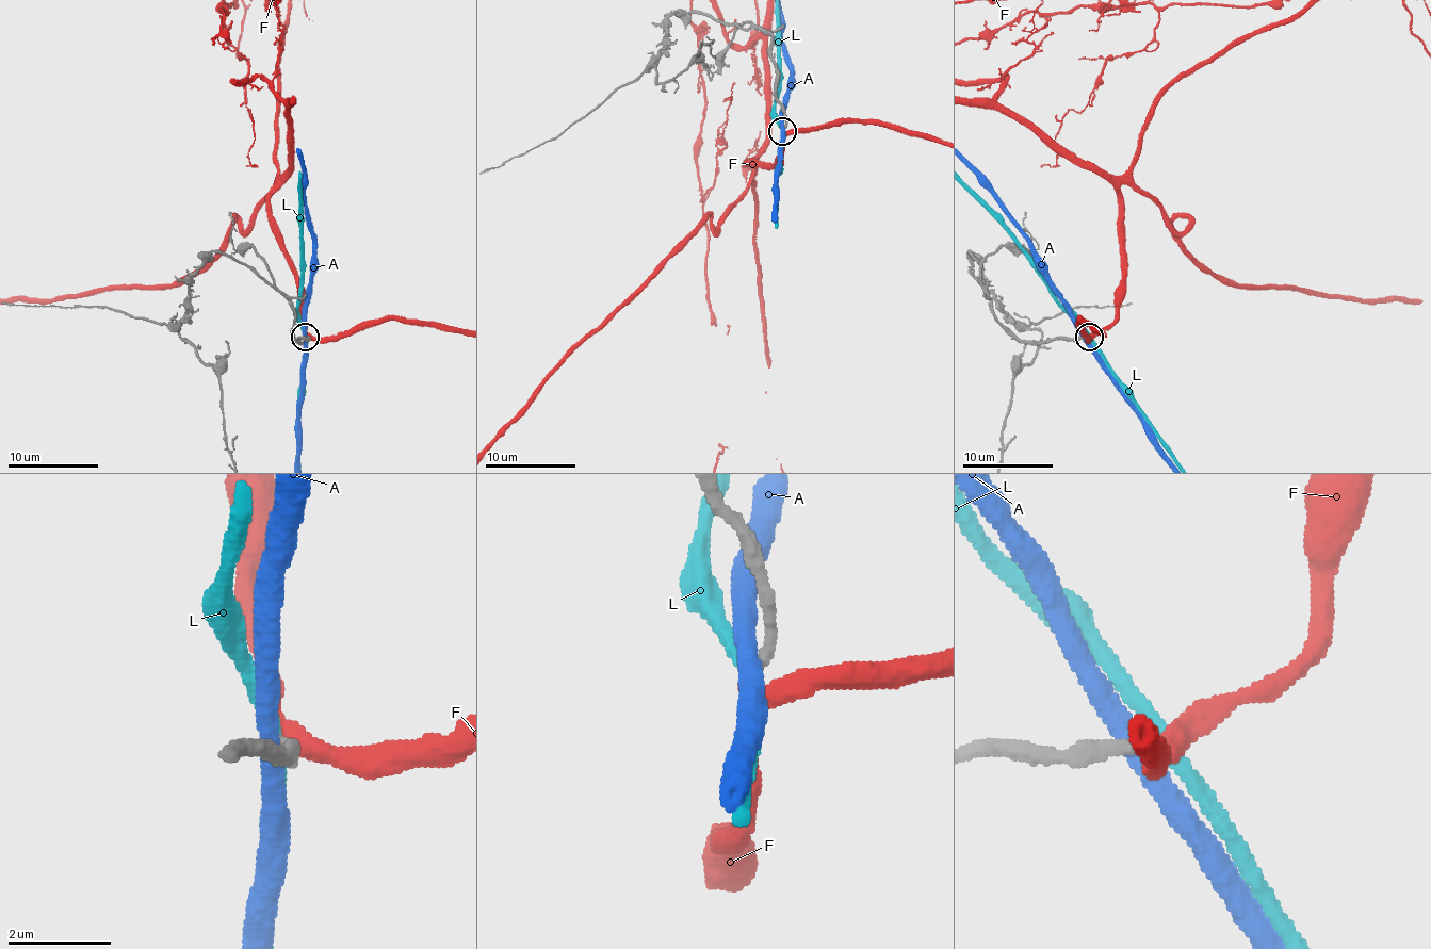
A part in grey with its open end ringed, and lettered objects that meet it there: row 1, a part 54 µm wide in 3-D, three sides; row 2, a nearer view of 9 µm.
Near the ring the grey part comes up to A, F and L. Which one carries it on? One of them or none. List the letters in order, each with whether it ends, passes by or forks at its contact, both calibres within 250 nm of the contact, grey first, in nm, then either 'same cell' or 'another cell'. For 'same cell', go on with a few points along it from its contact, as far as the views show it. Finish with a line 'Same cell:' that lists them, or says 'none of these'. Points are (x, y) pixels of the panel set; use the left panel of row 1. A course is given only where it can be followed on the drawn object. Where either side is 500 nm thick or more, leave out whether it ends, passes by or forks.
A: it passes by | 280/400 nm | another cell
F: it passes by | 240/280 nm | same cell
L: it passes by | 240/280 nm | another cell
Same cell: F

